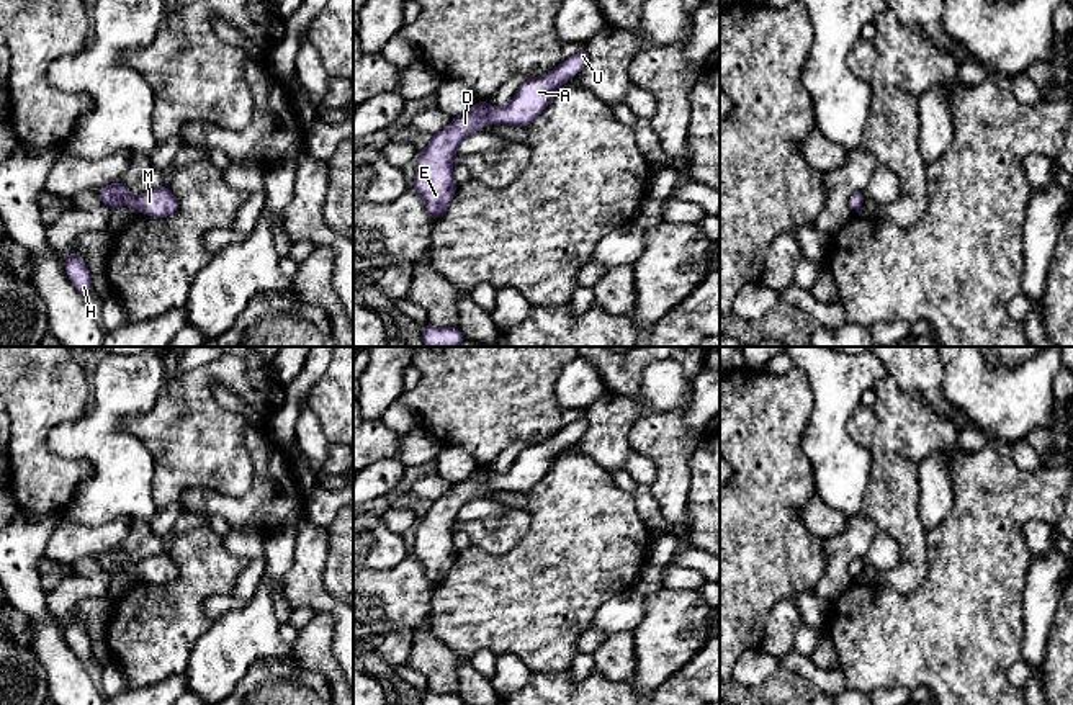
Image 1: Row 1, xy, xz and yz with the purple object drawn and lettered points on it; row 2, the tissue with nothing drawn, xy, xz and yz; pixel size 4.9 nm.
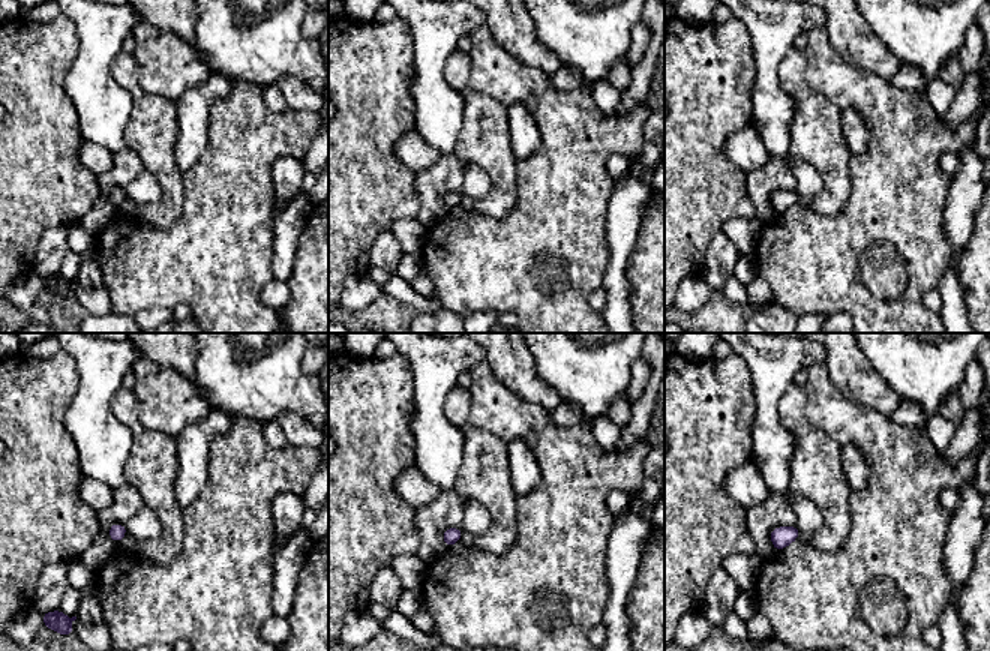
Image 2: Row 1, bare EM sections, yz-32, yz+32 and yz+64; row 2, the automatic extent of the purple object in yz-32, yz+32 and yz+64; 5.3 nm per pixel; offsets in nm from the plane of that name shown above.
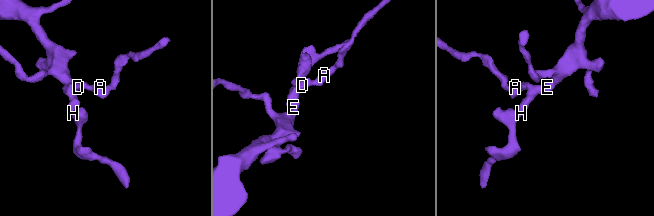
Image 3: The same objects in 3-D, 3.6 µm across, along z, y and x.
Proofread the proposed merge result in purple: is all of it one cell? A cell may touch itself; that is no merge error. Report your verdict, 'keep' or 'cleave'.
keep

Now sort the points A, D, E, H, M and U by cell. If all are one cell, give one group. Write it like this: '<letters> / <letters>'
A D E H M U

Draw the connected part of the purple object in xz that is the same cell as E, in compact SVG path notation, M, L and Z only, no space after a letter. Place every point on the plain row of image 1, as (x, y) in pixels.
M590 415L564 425L546 442L532 443L520 451L512 468L504 474L492 474L479 466L471 476L453 481L448 496L432 501L429 512L417 522L412 555L422 561L432 587L445 581L456 558L453 545L453 523L458 510L484 491L530 491L551 468L553 461L589 429Z

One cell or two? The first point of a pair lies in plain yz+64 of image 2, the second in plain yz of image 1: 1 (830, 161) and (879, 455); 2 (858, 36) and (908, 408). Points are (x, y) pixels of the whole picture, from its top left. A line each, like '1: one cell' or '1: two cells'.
1: one cell
2: two cells

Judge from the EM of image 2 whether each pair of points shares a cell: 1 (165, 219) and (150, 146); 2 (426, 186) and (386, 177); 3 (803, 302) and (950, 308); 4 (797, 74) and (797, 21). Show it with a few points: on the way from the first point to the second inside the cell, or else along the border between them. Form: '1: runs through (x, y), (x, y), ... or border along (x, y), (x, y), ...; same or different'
1: runs through (168, 201), (168, 177), (161, 164); same
2: border along (414, 173), (420, 209); different
3: border along (938, 314), (941, 317); different
4: border along (792, 44), (779, 66), (779, 77); different

